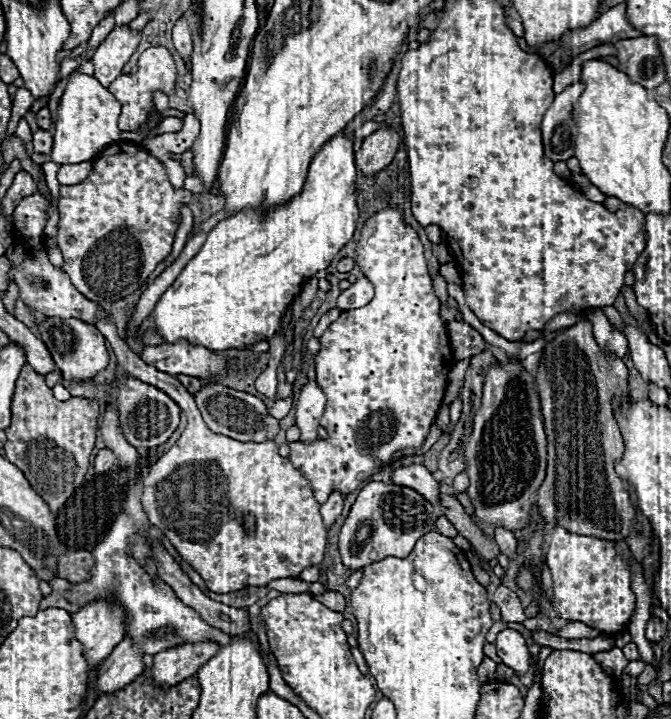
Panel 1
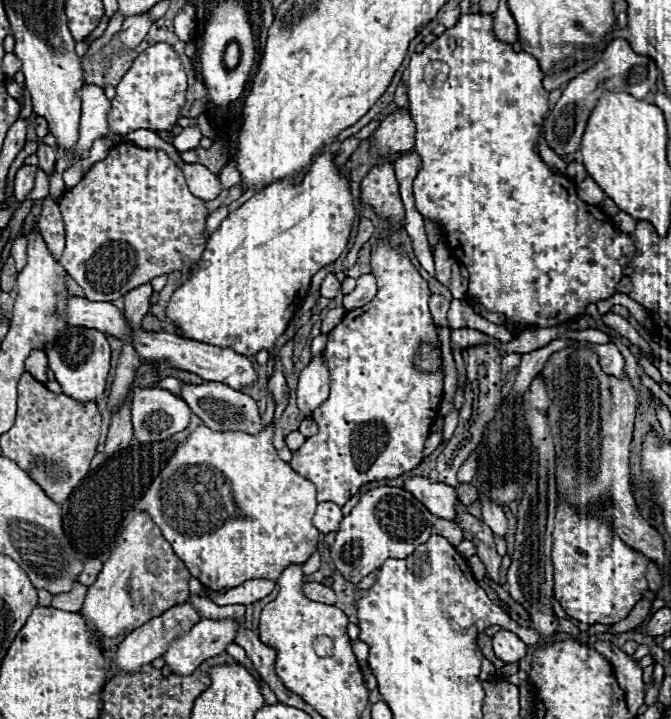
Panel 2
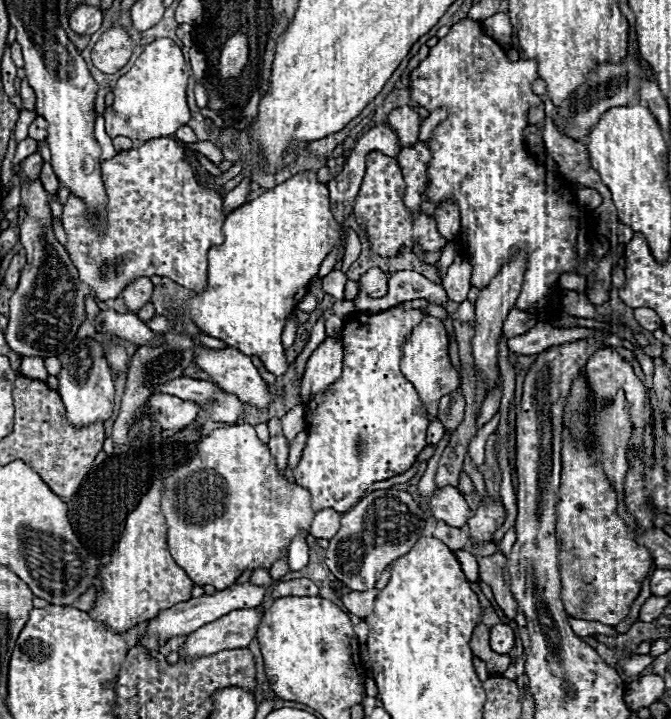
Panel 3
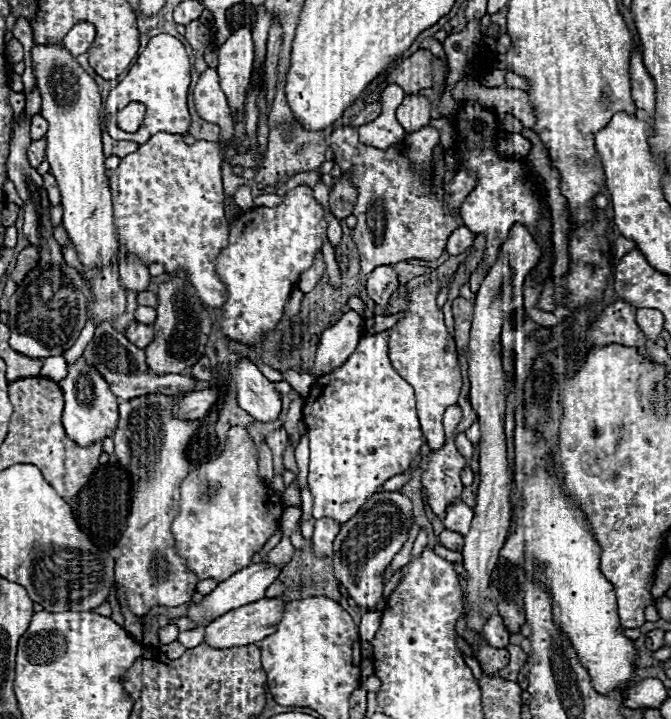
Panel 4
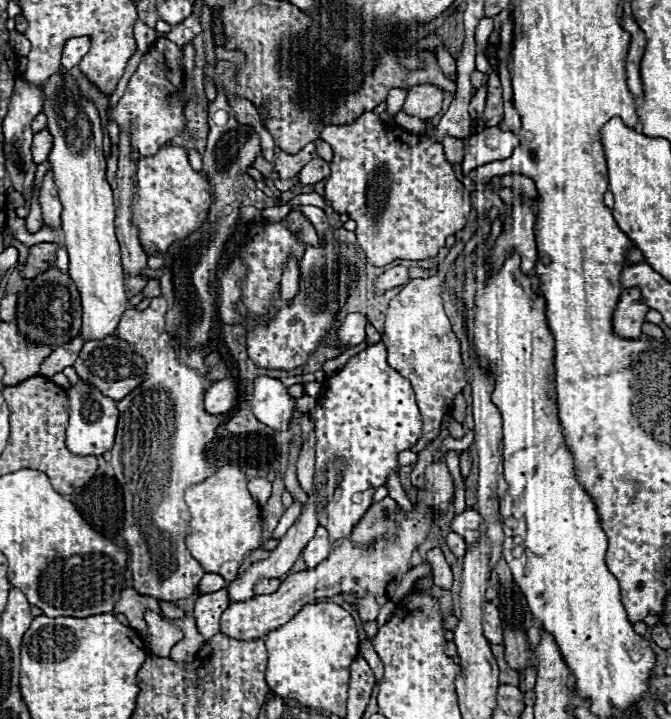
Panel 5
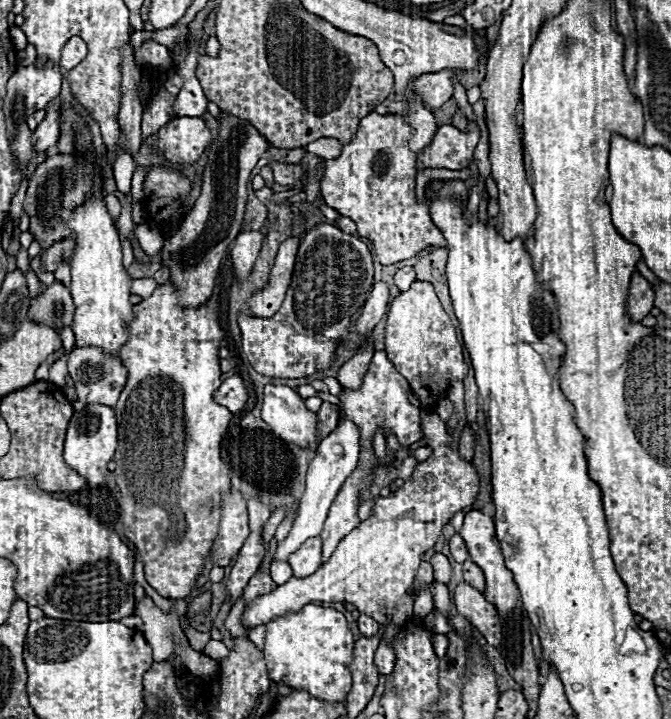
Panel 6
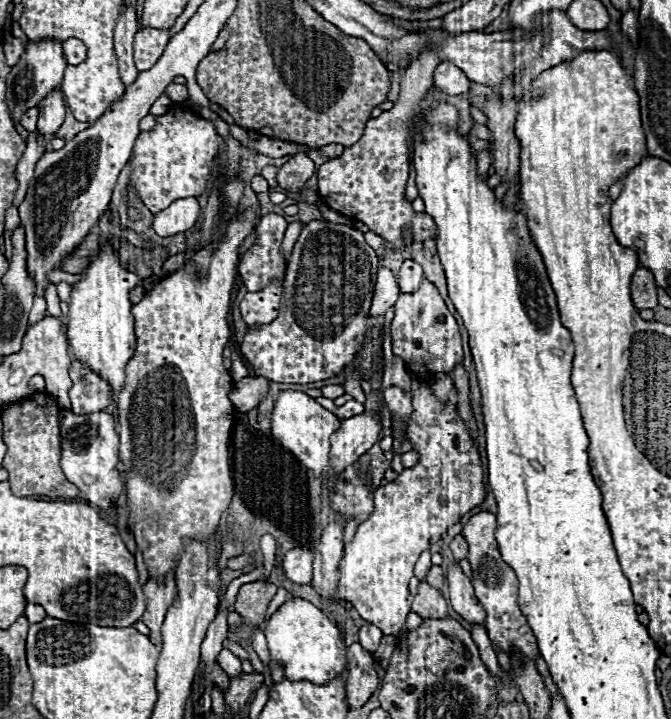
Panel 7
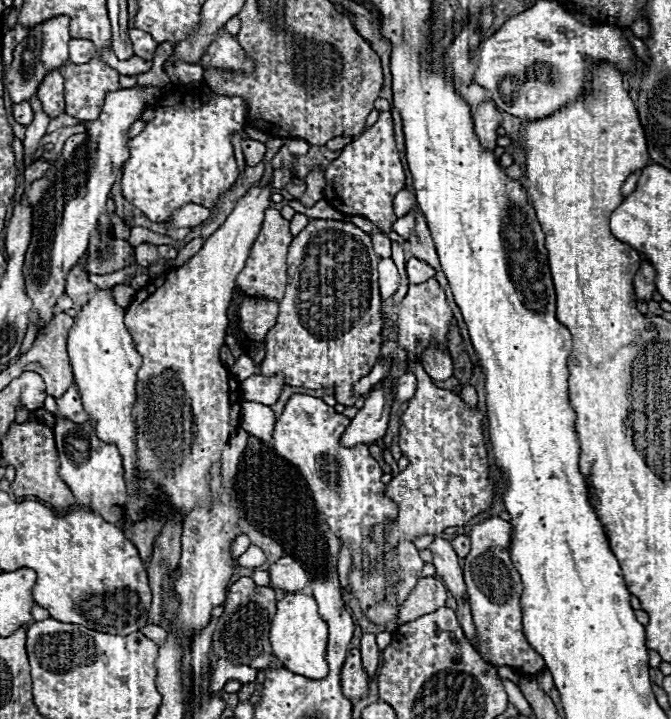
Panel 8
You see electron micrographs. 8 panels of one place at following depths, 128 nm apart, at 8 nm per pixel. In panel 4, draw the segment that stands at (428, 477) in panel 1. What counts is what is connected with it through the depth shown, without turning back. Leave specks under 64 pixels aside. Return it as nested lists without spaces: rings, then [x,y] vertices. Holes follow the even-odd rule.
[[[454,500],[446,508],[446,518],[442,522],[444,522],[444,526],[450,526],[450,530],[458,530],[460,534],[466,534],[466,530],[470,530],[472,516],[474,516],[474,512],[468,504],[464,504],[462,500]]]

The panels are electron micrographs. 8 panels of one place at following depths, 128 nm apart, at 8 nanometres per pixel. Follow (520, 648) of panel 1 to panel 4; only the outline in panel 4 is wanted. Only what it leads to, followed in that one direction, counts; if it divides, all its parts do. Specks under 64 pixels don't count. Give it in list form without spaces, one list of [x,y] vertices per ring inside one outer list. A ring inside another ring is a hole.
[[[494,614],[486,624],[484,624],[484,638],[492,648],[506,648],[510,640],[510,632],[502,624],[502,618]]]

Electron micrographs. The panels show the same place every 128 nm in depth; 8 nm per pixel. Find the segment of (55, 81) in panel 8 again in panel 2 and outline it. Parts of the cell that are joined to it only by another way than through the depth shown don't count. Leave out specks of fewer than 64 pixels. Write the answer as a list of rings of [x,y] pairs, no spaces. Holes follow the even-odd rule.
[[[22,166],[16,172],[16,182],[14,182],[14,196],[18,202],[24,202],[26,196],[34,188],[34,176],[36,176],[36,166]]]

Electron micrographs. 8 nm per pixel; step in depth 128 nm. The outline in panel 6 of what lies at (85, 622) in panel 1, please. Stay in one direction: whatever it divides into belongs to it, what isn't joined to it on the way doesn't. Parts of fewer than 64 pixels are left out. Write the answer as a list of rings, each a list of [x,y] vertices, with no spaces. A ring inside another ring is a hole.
[[[170,284],[158,286],[154,290],[154,294],[146,300],[142,300],[140,304],[136,304],[132,308],[134,318],[130,320],[130,336],[126,340],[126,344],[120,350],[120,358],[124,362],[124,366],[128,368],[128,382],[120,394],[120,400],[116,404],[118,410],[118,448],[114,454],[114,464],[116,464],[116,486],[120,490],[120,506],[122,506],[122,522],[124,522],[124,536],[134,542],[142,564],[144,564],[144,572],[146,572],[146,582],[164,598],[186,598],[192,592],[192,586],[196,582],[196,578],[202,574],[204,570],[204,562],[210,554],[210,546],[214,542],[214,534],[218,530],[218,510],[208,510],[202,504],[206,500],[218,500],[222,496],[222,492],[228,490],[230,486],[230,476],[228,476],[228,468],[224,466],[222,458],[220,458],[220,442],[222,436],[228,428],[228,422],[232,418],[232,414],[214,402],[214,392],[218,390],[218,386],[224,382],[224,374],[220,372],[220,362],[218,362],[218,342],[224,338],[222,328],[218,326],[218,300],[210,298],[210,302],[206,302],[206,306],[200,306],[198,310],[182,310],[178,306],[174,288]]]

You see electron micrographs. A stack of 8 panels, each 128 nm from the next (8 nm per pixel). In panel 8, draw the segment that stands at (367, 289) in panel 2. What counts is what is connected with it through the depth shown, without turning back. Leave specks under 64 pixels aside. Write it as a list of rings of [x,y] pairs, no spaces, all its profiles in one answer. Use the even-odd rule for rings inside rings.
[[[410,258],[406,262],[406,274],[408,274],[410,284],[418,284],[418,282],[426,282],[426,278],[432,278],[434,268],[426,266],[426,262],[422,262],[418,258]]]

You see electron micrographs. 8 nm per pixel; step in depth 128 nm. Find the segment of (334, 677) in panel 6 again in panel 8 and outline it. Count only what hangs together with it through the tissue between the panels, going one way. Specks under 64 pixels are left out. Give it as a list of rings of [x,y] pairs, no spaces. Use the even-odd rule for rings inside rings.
[[[288,594],[276,606],[276,616],[270,626],[270,644],[274,656],[282,666],[294,674],[306,676],[310,680],[320,680],[328,674],[326,646],[328,646],[328,626],[318,614],[318,606],[312,596]]]

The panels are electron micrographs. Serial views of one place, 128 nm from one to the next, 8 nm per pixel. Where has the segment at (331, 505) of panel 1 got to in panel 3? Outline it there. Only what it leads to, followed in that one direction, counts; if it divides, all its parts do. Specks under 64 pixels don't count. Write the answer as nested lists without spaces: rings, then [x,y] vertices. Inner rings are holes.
[[[324,508],[324,510],[316,512],[310,534],[314,538],[328,538],[330,540],[340,530],[340,518],[342,518],[342,514],[332,508]]]

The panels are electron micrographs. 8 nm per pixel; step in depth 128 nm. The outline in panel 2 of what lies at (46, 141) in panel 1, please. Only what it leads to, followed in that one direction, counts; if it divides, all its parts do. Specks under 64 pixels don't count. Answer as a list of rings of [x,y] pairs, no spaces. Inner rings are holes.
[[[40,140],[36,154],[38,154],[38,158],[40,158],[38,168],[42,168],[42,170],[50,176],[52,170],[54,170],[54,162],[56,162],[56,148],[54,148],[54,146],[48,146],[48,144],[44,144],[44,142]]]

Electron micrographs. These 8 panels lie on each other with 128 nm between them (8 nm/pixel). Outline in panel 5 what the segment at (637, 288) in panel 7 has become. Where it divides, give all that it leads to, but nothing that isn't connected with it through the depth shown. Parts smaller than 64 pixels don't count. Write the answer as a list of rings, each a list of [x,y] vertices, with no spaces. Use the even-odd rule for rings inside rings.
[[[622,290],[614,310],[614,318],[612,318],[614,334],[624,340],[640,338],[644,316],[648,310],[650,308],[646,306],[646,302],[642,302],[642,296],[638,294],[638,290]]]

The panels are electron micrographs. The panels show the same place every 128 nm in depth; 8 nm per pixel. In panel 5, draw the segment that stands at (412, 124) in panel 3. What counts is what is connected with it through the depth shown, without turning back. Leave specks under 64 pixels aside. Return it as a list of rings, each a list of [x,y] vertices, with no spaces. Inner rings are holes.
[[[420,84],[408,90],[402,112],[416,116],[420,120],[434,118],[442,108],[442,90],[430,84]]]

